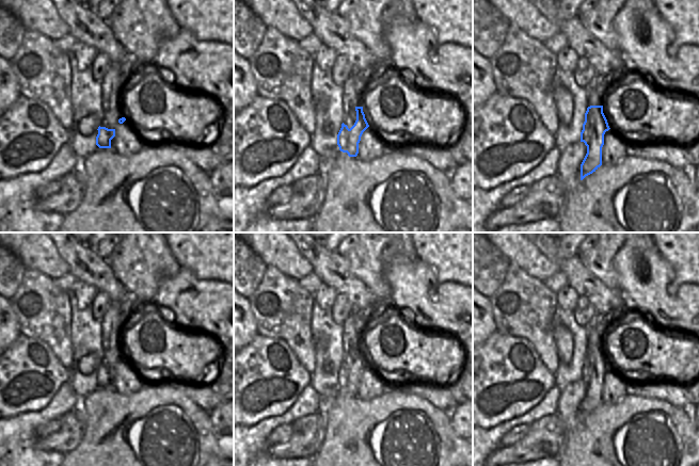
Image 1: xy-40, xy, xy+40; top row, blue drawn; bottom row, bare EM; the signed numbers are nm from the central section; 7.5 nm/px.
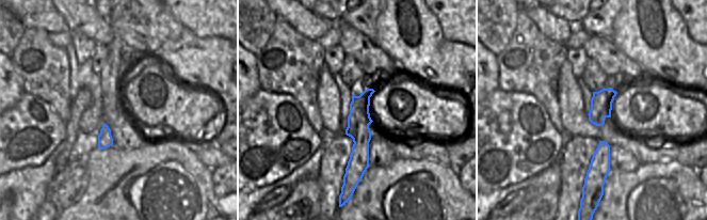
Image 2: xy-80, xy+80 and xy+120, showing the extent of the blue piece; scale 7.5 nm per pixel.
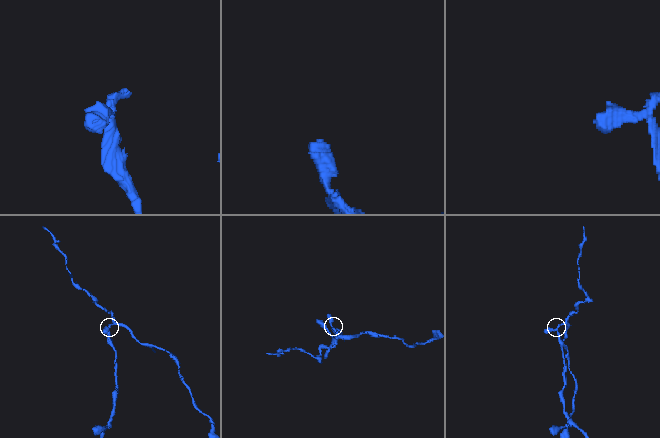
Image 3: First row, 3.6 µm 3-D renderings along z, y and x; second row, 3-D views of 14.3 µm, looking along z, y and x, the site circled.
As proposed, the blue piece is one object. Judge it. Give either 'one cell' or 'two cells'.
two cells

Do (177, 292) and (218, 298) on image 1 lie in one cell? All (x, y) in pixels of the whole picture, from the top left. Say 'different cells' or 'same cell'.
same cell

